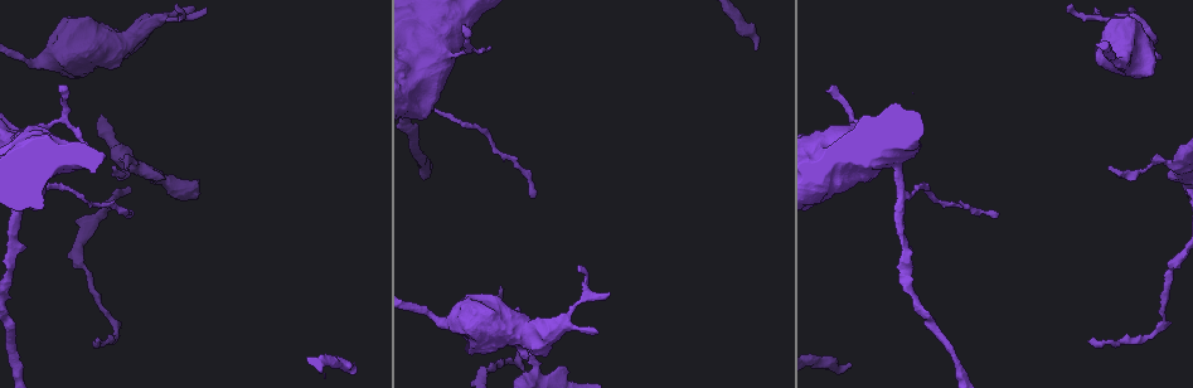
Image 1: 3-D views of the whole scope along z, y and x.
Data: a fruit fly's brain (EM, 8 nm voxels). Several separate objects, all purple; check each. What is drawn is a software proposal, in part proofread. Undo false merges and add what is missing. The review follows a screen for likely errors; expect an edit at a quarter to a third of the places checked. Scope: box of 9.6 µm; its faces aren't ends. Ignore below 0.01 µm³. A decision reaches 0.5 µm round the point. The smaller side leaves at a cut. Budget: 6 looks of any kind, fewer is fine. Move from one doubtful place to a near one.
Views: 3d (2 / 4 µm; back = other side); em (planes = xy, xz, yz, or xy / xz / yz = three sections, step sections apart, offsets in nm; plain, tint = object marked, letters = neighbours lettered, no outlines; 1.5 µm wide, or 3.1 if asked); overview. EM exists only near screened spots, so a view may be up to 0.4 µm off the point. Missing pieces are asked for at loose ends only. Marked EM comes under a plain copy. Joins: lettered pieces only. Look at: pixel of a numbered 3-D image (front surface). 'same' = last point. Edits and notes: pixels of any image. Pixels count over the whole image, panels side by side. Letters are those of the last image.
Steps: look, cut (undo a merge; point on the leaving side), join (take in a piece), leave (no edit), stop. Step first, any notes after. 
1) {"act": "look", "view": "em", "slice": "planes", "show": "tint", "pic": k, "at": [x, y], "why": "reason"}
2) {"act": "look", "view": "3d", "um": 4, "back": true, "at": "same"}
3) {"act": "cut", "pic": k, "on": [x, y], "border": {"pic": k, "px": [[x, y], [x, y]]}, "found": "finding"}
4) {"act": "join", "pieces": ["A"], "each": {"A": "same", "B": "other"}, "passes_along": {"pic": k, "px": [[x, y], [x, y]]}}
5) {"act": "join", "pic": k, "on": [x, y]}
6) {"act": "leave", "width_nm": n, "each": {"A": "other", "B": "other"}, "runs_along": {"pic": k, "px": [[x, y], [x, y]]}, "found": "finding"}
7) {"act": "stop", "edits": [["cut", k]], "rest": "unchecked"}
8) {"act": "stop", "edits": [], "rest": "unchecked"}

{"act": "look", "view": "em", "slice": "planes", "show": "letters", "pic": 1, "at": [827, 90], "why": "free end"}

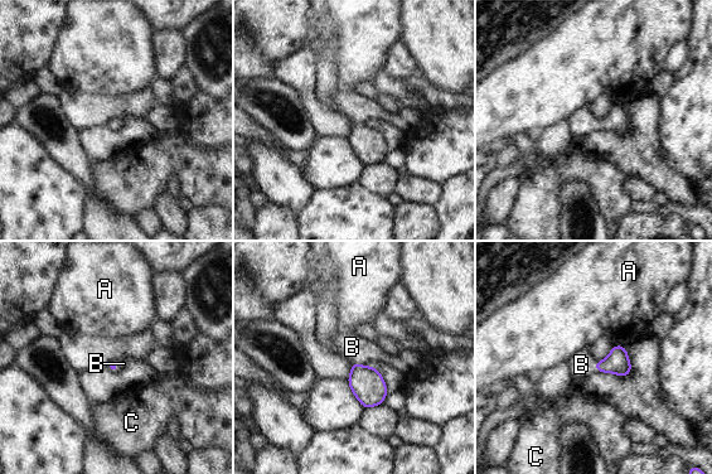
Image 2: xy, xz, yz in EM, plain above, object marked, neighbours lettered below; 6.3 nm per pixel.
{"act": "join", "pieces": ["B"], "each": {"A": "other", "B": "same", "C": "other"}, "passes_along": {"pic": 2, "px": [[367, 385], [361, 364], [352, 347]]}, "found": "the neuron continues"}

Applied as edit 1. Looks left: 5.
{"act": "look", "view": "overview"}

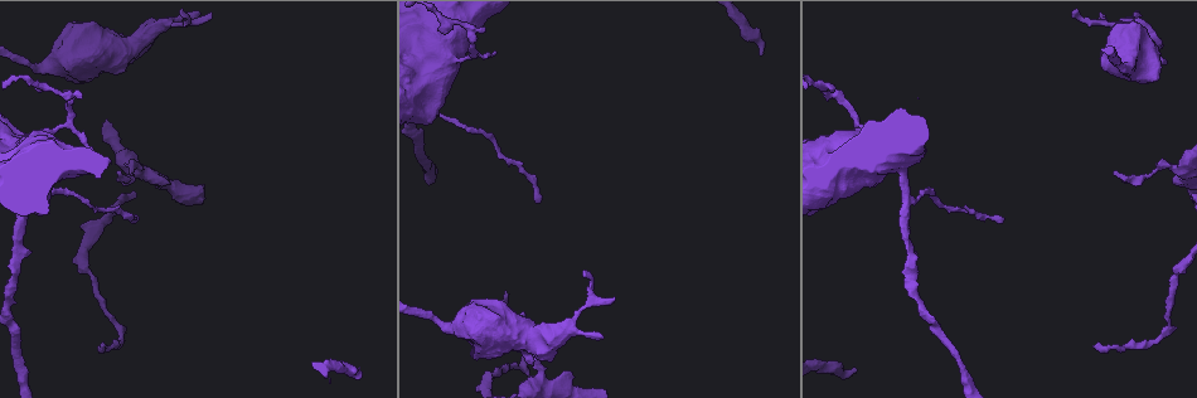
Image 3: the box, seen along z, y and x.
{"act": "look", "view": "3d", "um": 2, "pic": 3, "at": [1166, 62], "why": "thick end"}

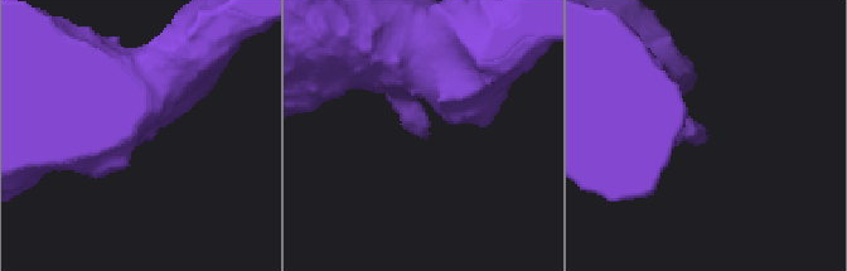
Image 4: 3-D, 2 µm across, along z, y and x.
{"act": "look", "view": "em", "slice": "planes", "show": "tint", "pic": 4, "at": [428, 132]}

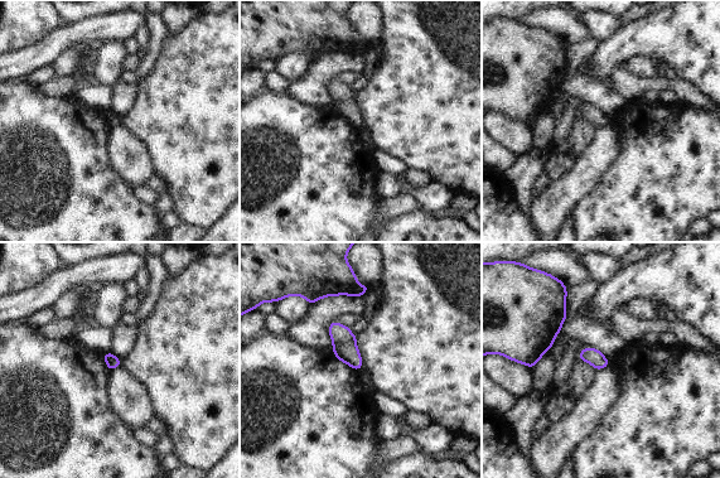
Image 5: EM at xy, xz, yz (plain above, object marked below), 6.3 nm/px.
{"act": "look", "view": "em", "slice": "planes", "show": "letters", "at": "same", "why": "what lies round it"}

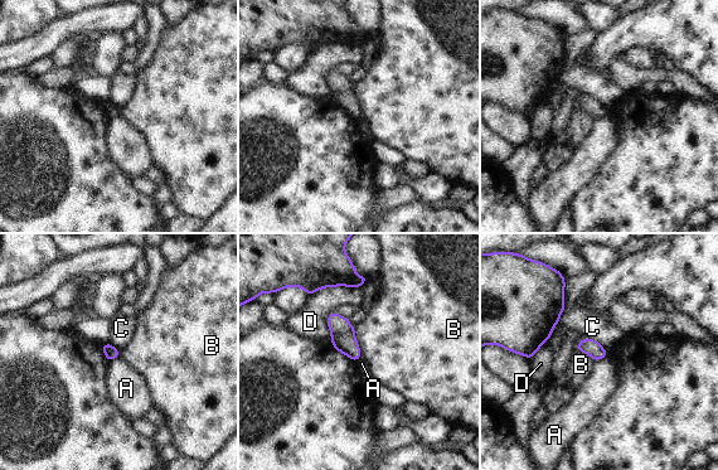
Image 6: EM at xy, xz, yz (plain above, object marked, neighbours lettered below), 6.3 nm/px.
{"act": "leave", "each": {"A": "other", "B": "other", "C": "other", "D": "other"}, "border": {"pic": 6, "px": [[354, 326], [354, 337], [362, 357]]}, "found": "no lettered piece goes on from it"}

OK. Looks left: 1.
{"act": "stop", "edits": [["join", 2]], "rest": "unchecked"}

